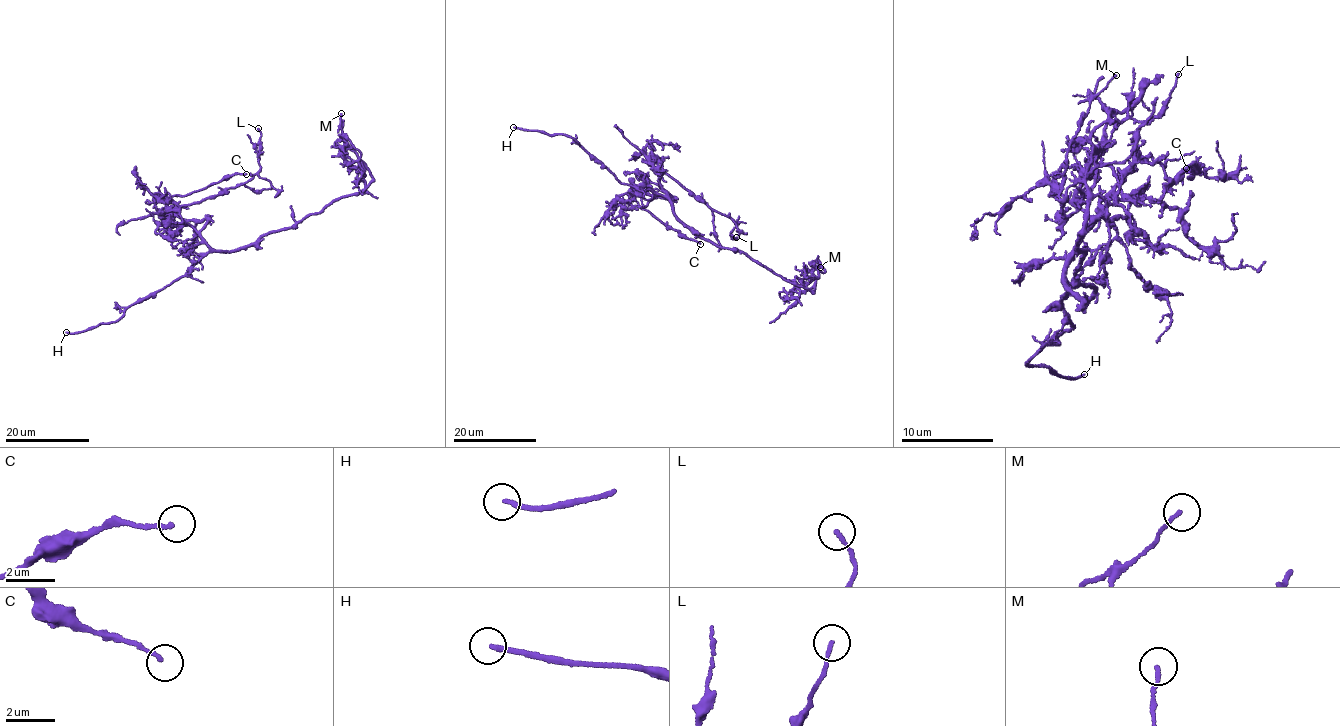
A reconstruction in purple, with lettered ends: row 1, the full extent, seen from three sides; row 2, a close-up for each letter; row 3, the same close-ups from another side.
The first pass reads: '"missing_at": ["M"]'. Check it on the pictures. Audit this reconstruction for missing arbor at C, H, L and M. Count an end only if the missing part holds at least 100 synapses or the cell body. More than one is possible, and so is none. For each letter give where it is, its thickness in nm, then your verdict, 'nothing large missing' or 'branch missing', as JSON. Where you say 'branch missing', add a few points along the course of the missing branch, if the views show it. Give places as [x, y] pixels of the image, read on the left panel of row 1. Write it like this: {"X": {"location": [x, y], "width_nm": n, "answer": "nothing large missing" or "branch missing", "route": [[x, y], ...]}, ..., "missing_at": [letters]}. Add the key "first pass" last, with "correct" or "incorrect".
{"C": {"location": [246, 174], "width_nm": 160, "answer": "nothing large missing"}, "H": {"location": [66, 332], "width_nm": 190, "answer": "branch missing"}, "L": {"location": [258, 128], "width_nm": 120, "answer": "nothing large missing"}, "M": {"location": [341, 113], "width_nm": 140, "answer": "nothing large missing"}, "missing_at": ["H"], "first pass": "incorrect"}

